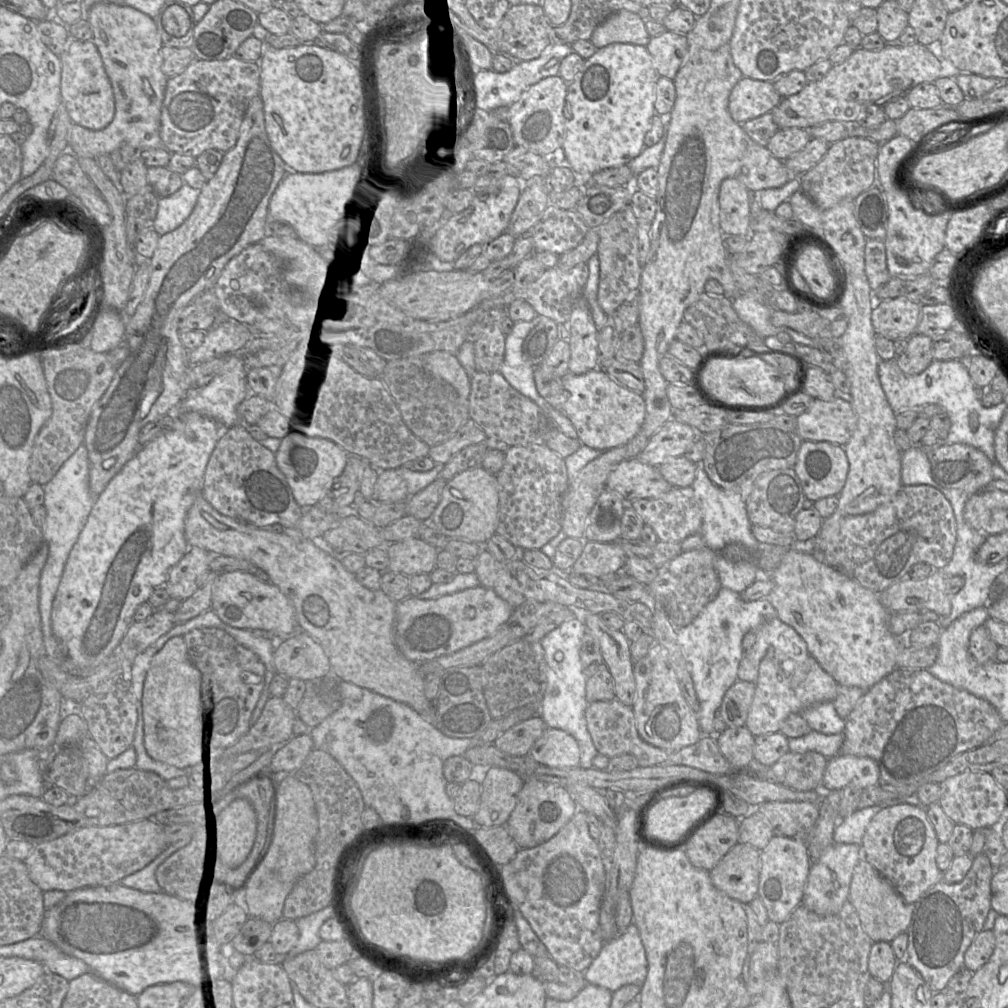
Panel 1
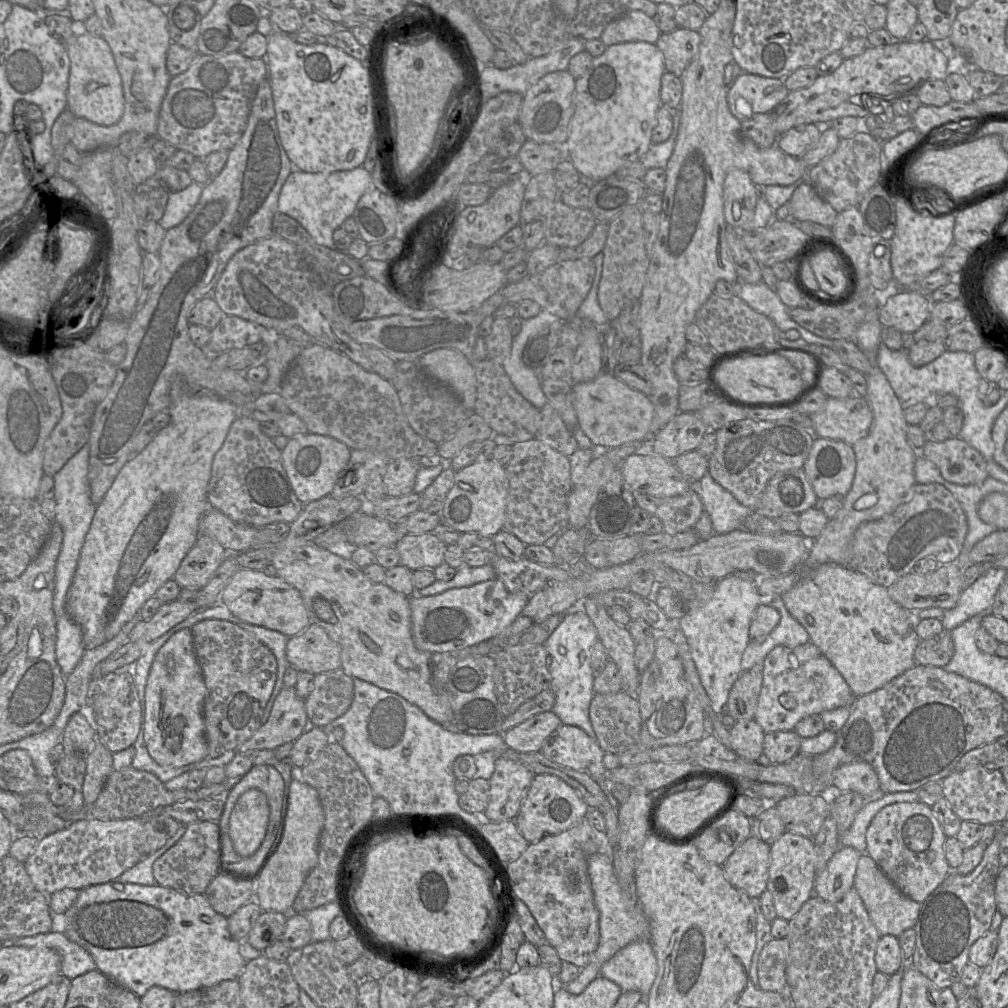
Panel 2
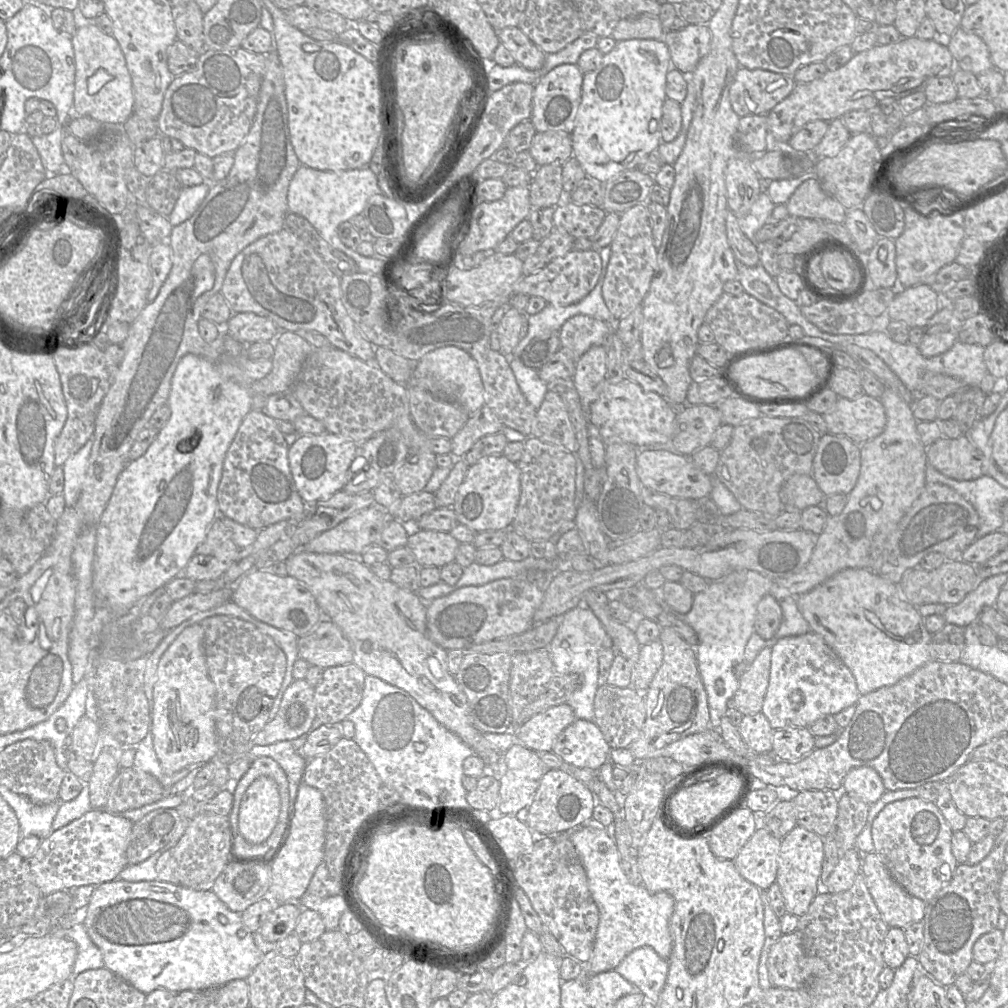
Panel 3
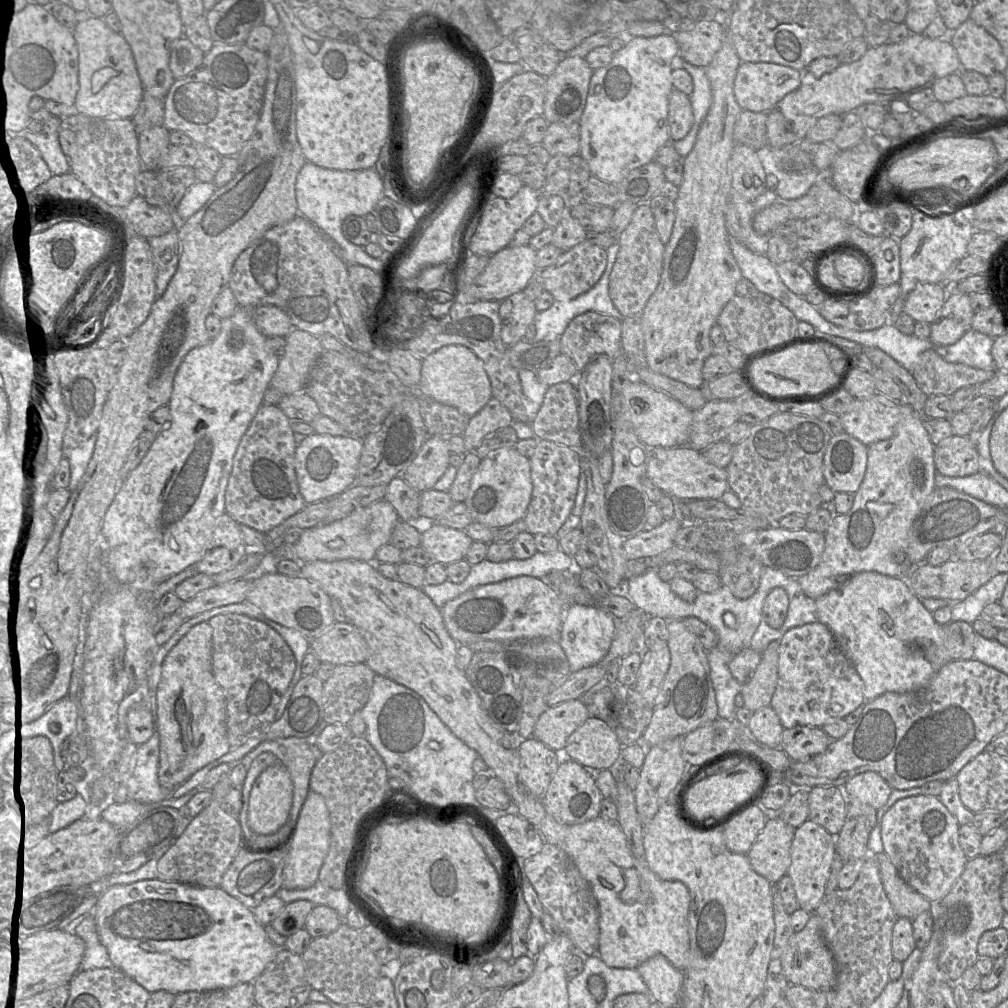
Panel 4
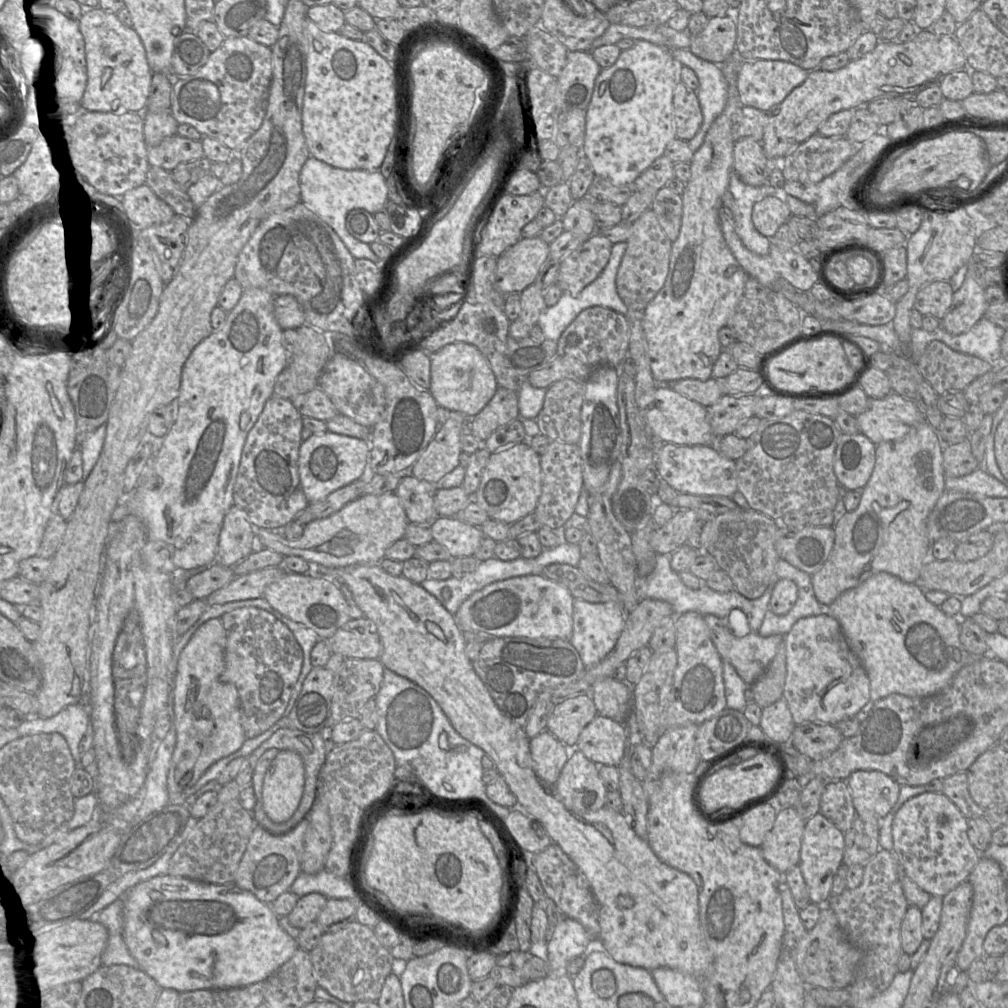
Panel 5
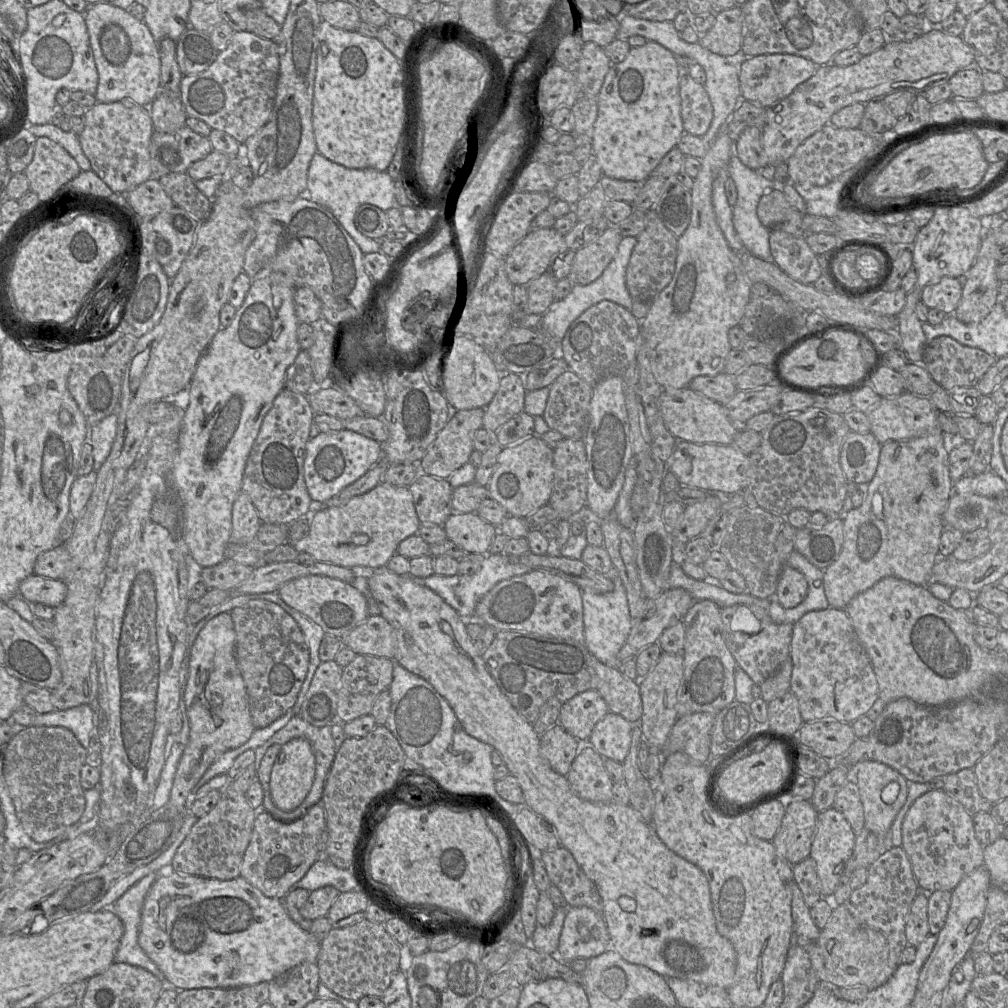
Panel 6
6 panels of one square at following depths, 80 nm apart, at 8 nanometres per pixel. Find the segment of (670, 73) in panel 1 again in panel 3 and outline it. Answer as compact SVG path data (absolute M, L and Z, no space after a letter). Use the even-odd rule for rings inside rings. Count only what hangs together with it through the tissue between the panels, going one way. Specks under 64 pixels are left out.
M688 24L681 30L665 32L661 39L669 48L672 67L683 74L692 74L698 62L710 50L711 32L707 24Z

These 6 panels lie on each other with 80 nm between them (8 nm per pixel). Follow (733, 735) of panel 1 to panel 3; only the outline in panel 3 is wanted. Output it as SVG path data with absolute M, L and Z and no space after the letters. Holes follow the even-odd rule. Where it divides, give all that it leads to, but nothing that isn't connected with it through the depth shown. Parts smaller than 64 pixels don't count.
M762 712L744 716L738 726L744 742L756 753L771 753L774 729Z

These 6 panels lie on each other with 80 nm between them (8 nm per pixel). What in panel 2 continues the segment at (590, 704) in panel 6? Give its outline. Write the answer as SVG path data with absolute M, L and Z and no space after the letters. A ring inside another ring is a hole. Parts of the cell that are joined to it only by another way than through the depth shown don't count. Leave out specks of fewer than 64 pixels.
M553 711L542 712L503 733L504 743L518 752L539 752L545 739L561 724Z

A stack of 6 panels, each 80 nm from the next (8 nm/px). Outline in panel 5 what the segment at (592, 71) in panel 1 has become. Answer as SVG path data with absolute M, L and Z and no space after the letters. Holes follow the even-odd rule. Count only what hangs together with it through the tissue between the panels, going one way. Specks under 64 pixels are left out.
M667 24L657 28L667 38L668 47L637 40L632 48L621 51L612 66L601 69L586 108L582 154L590 160L595 175L618 186L633 183L676 138L673 96L679 66L671 49L689 48L691 35L687 30L674 31Z

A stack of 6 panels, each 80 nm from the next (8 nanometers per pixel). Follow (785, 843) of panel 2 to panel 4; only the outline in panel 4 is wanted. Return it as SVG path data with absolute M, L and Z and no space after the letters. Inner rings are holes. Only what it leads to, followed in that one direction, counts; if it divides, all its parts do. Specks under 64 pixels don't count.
M807 820L795 829L791 844L791 864L787 874L792 879L800 908L813 913L826 894L826 883L837 854L836 838L822 826Z

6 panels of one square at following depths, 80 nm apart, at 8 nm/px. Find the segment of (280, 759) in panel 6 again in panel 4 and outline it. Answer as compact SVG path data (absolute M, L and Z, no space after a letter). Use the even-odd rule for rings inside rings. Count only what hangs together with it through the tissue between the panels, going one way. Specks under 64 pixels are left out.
M282 763L267 767L255 780L249 799L243 799L242 824L260 835L275 834L289 818L293 802L293 782Z

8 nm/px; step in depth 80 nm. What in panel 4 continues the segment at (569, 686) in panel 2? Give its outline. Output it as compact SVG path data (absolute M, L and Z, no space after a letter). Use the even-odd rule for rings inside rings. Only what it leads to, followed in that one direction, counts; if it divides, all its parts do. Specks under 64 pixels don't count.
M572 603L566 607L557 640L568 659L571 673L593 666L608 653L617 629L617 620L597 606Z

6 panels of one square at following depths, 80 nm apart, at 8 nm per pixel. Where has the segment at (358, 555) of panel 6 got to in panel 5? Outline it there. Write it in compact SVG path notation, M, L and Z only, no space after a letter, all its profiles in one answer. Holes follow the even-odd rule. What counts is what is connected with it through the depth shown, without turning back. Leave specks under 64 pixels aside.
M394 491L381 495L360 495L332 515L306 524L297 540L288 540L279 530L256 529L252 552L271 549L284 557L302 557L316 568L379 565L385 558L385 551L396 541L404 539L409 523Z

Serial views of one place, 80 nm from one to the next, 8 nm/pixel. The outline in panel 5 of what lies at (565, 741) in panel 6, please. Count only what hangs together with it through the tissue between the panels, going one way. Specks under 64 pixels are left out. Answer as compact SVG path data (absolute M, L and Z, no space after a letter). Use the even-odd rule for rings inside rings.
M547 730L530 739L530 752L534 771L545 787L554 787L562 768L573 755L573 748L576 749L575 747L566 746Z

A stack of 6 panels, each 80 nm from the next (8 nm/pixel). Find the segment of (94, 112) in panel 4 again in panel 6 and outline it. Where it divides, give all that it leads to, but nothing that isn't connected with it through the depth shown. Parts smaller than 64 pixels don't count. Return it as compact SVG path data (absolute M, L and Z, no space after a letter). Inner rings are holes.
M109 2L90 5L84 13L99 82L97 102L132 102L149 107L159 95L161 59L159 43L146 24Z

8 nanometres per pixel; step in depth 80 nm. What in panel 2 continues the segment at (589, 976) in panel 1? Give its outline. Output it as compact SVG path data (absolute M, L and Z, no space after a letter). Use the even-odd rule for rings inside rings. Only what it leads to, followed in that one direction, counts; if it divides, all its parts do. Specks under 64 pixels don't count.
M649 939L633 941L605 962L600 975L616 983L622 991L649 993L657 975L657 960Z

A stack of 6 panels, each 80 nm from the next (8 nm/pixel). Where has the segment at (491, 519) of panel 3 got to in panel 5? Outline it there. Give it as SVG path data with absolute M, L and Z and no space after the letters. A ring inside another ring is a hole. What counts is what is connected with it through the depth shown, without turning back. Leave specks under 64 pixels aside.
M527 442L503 448L490 455L482 472L480 485L472 496L490 519L513 524L534 512L542 492L540 454Z

